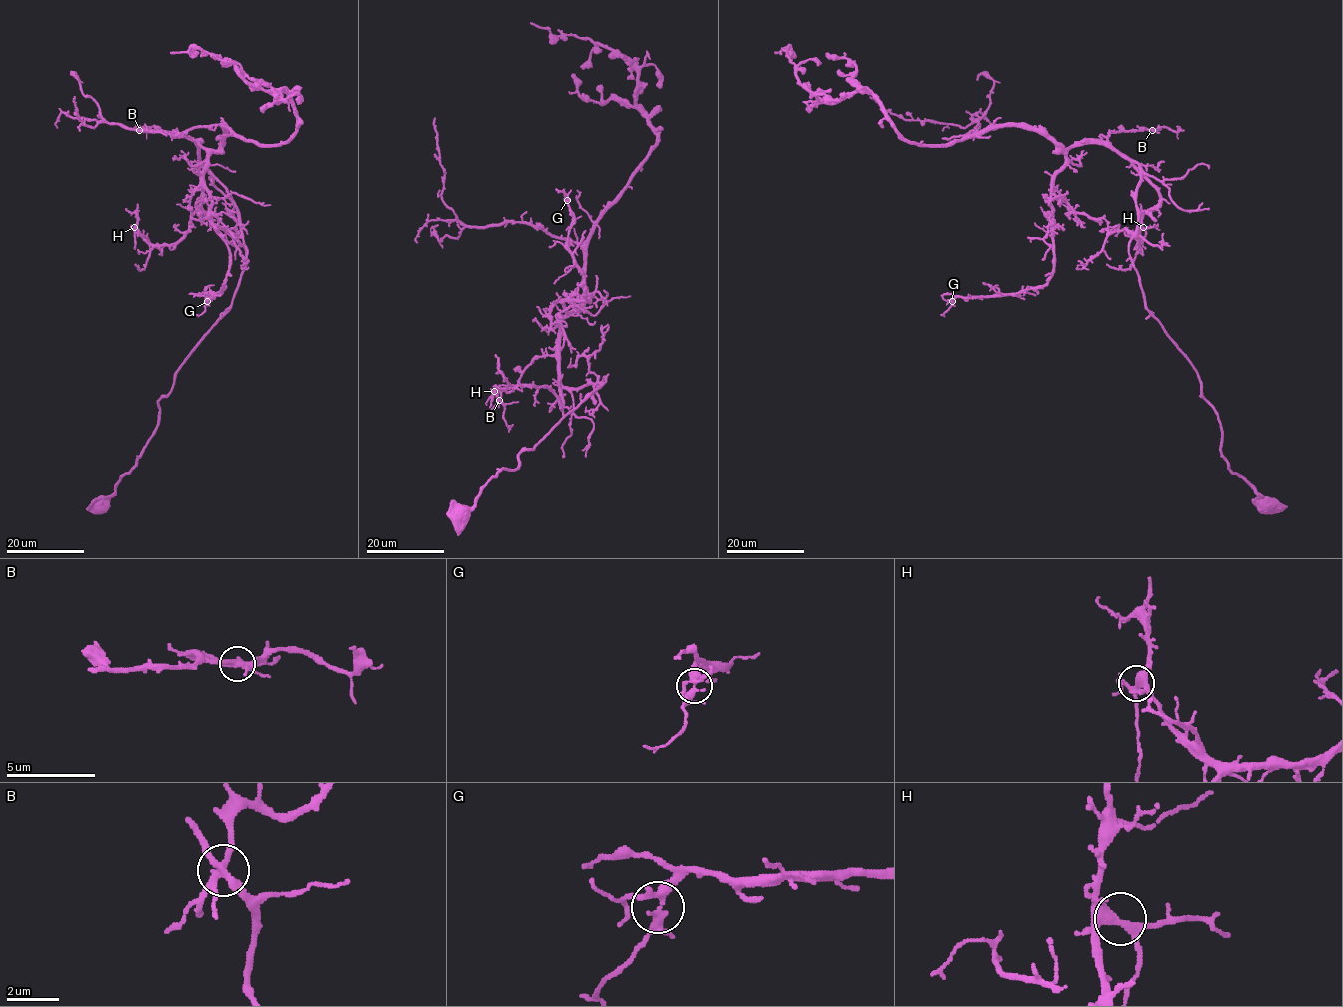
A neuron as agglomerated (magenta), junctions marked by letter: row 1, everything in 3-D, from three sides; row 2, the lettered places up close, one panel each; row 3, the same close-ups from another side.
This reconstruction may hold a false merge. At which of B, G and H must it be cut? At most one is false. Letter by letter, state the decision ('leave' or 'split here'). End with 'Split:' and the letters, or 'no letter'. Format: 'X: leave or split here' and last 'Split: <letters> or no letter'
B: split here
G: leave
H: leave
Split: B

